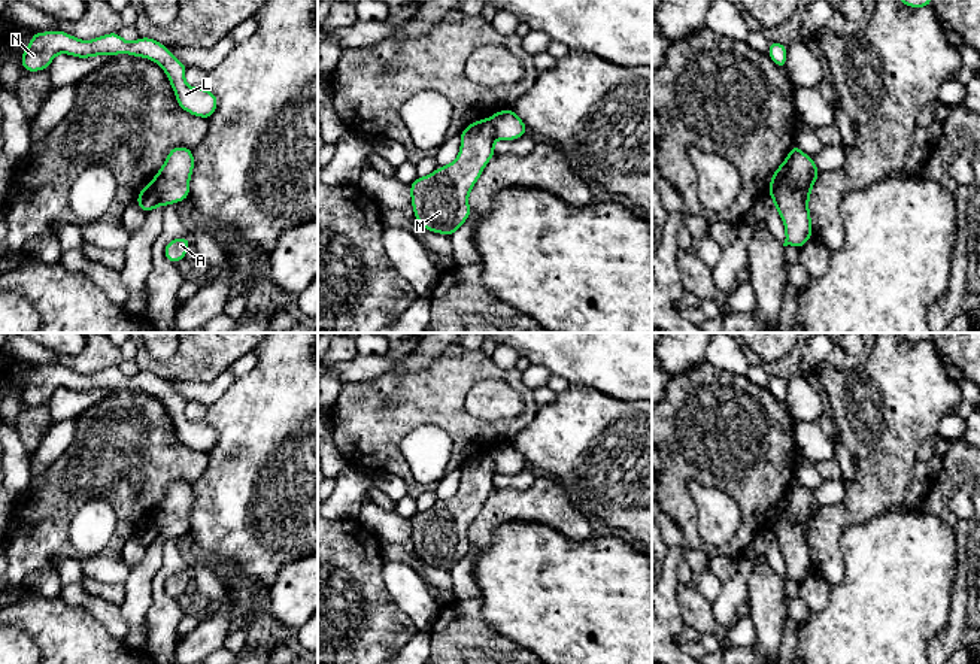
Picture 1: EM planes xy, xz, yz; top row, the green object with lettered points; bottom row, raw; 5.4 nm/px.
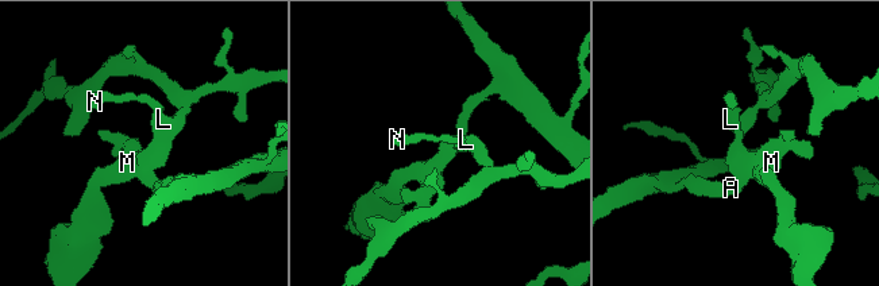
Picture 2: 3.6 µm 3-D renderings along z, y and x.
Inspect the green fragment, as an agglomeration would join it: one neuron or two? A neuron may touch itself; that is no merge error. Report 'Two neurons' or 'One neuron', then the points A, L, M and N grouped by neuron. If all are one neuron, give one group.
Two neurons. Groups: A M / L N

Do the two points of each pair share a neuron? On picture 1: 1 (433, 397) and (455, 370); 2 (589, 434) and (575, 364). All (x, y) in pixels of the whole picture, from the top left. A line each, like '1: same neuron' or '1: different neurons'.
1: same neuron
2: different neurons

